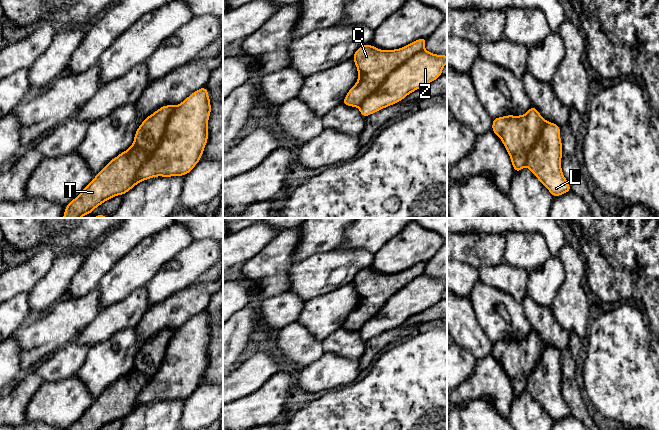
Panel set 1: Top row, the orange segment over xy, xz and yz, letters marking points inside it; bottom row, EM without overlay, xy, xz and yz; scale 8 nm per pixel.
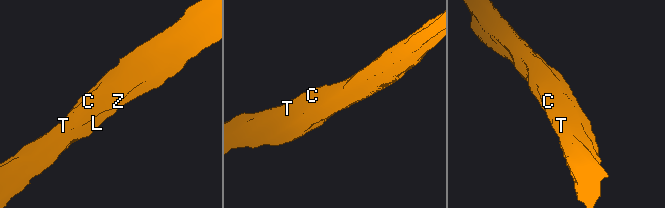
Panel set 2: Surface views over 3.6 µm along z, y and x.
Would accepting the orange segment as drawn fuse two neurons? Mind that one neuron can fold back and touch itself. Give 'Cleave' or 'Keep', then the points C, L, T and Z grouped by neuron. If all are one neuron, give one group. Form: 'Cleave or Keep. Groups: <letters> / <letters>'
Cleave. Groups: C T / L Z

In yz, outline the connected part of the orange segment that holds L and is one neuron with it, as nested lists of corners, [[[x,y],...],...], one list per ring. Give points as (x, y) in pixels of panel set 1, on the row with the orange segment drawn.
[[[544,118],[542,121],[541,135],[528,153],[526,166],[552,196],[557,197],[571,191],[561,169],[561,127],[546,121]]]

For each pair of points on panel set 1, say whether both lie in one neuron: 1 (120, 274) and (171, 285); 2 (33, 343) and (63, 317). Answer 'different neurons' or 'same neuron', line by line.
1: different neurons
2: same neuron

